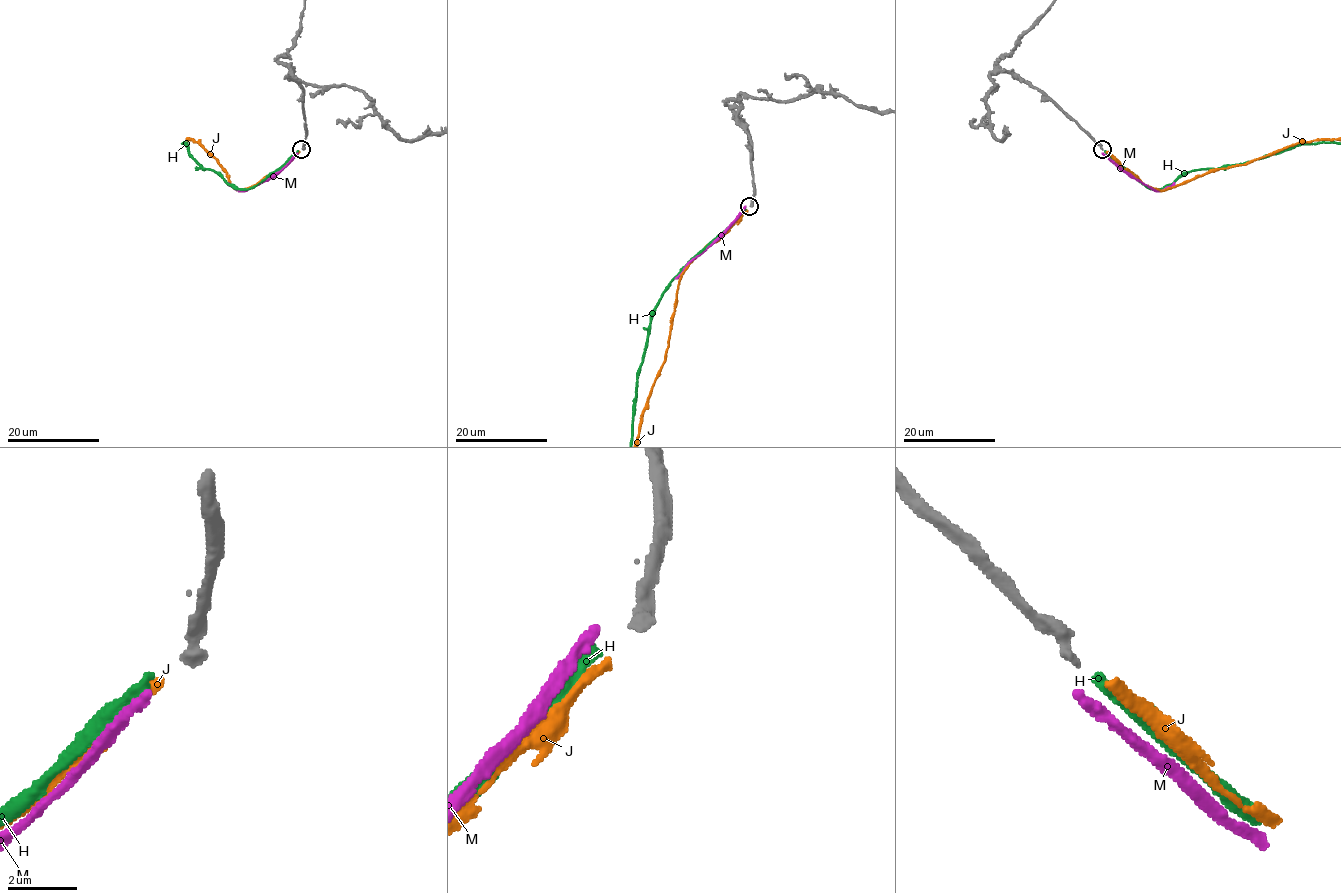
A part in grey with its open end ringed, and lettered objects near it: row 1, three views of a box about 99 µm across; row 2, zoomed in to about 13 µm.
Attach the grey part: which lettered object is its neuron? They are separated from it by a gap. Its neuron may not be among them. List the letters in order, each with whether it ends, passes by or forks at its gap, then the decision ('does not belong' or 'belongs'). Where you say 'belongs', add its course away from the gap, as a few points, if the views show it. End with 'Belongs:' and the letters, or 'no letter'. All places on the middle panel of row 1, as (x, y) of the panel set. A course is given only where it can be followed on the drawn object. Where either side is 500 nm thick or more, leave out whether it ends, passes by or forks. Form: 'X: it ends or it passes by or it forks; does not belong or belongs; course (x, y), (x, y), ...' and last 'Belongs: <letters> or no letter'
H: it ends; does not belong
J: it ends; belongs
M: it ends; does not belong
Belongs: J

